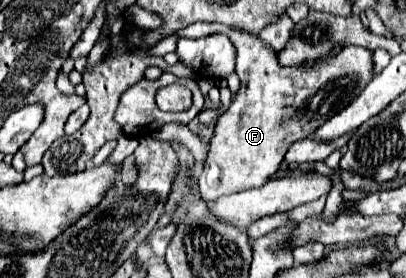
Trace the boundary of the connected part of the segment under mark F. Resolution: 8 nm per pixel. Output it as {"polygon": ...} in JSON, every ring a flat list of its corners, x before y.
{"polygon":[[195,22,177,34,181,38,201,38,207,34,223,32,237,48,237,68,241,88,231,106,219,116,215,134,211,138,209,154,203,172,197,177,199,194,203,200,217,200,223,194,263,186,277,170,287,148,313,134,323,122,341,112,351,100,373,80,373,52,361,46,345,46,337,56,329,58,323,66,285,70,257,34,233,30,231,26]]}

